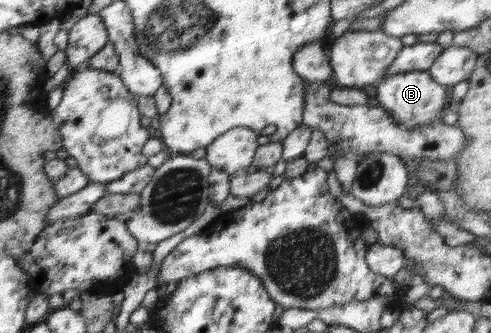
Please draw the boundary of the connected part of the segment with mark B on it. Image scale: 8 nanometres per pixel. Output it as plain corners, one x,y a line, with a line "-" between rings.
428,70
402,72
378,81
374,103
388,110
394,122
406,128
416,128
422,124
434,124
434,119
438,119
436,115
442,113
442,109
446,107
448,88
446,85
440,85

